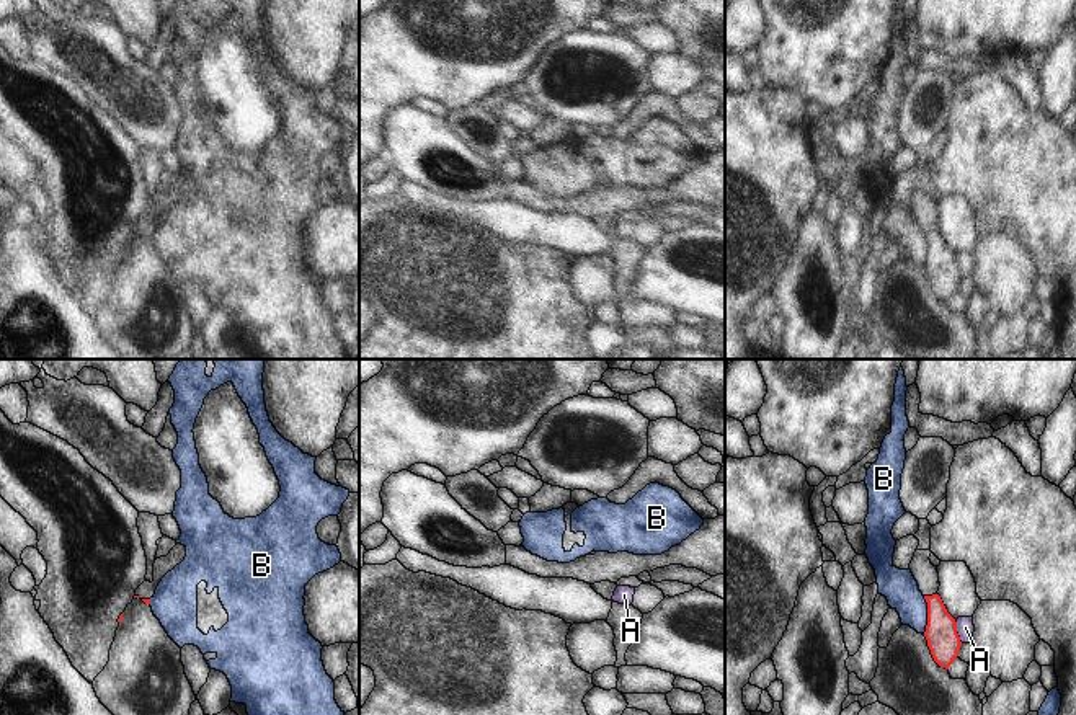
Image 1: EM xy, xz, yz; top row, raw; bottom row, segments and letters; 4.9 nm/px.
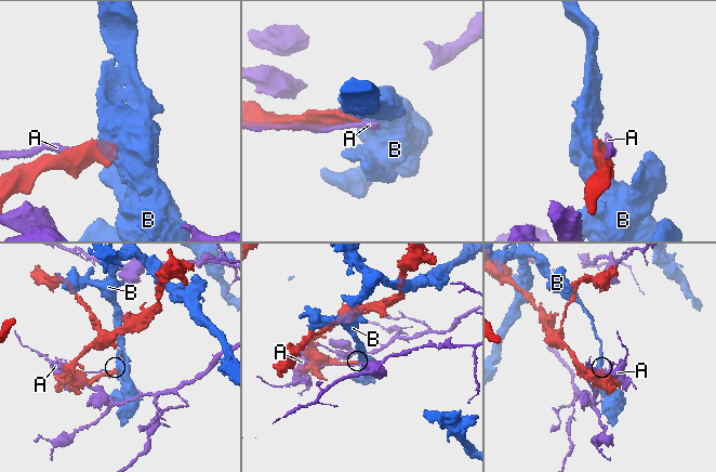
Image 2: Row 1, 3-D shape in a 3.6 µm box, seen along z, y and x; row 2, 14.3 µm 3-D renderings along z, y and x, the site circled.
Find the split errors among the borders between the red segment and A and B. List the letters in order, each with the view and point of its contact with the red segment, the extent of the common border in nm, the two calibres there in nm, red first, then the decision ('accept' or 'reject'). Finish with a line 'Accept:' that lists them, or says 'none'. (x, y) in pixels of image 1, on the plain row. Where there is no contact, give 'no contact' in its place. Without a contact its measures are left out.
A: yz (955, 266) | 120 nm | 160/90 nm | reject
B: yz (928, 250) | 190 nm | 160/170 nm | reject
Accept: none

